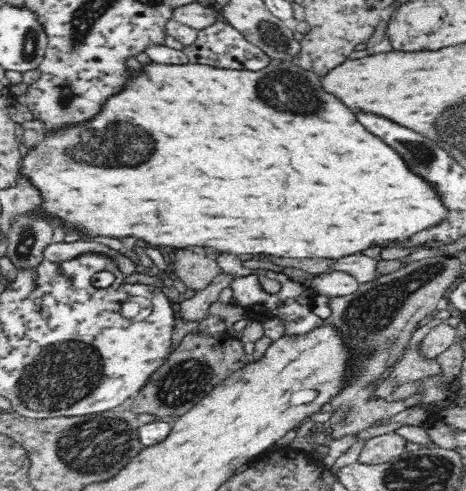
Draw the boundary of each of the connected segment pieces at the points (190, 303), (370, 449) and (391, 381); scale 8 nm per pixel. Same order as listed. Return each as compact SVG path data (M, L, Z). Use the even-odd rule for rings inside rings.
M222 269L202 292L196 292L191 299L181 300L181 317L186 321L197 321L199 323L209 312L211 305L217 302L220 292L224 288L231 287L234 278L236 278L234 272L227 272Z
M394 430L374 436L365 442L357 460L374 465L388 462L391 458L396 458L406 451L406 441L406 438L400 434L395 434Z
M420 343L413 348L407 349L397 362L389 376L370 392L371 402L375 398L385 398L397 389L411 381L418 381L426 377L433 377L442 373L442 368L435 358L426 358L420 355Z

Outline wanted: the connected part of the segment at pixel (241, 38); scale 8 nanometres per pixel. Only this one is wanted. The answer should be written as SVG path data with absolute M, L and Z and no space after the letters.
M219 20L212 26L198 31L196 42L182 49L191 64L206 64L213 68L224 68L225 70L250 70L258 71L270 65L270 58L257 45L248 42L245 36L226 20Z

